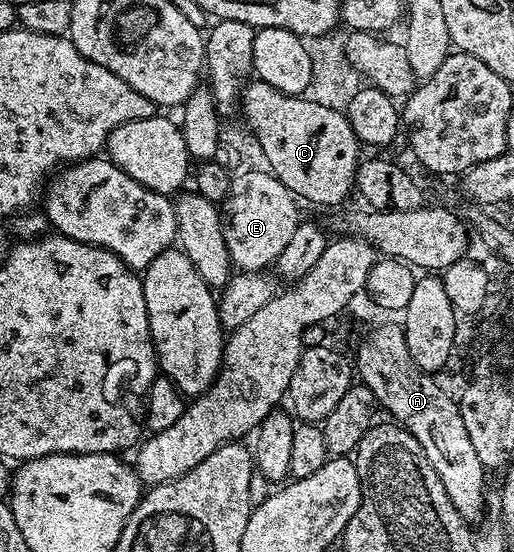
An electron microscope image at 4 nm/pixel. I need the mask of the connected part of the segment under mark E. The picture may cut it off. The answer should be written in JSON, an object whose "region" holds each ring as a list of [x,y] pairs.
{"region":[[[247,172],[231,179],[223,232],[230,261],[239,271],[263,271],[277,261],[292,240],[296,226],[302,223],[297,204],[297,197],[272,174]]]}

